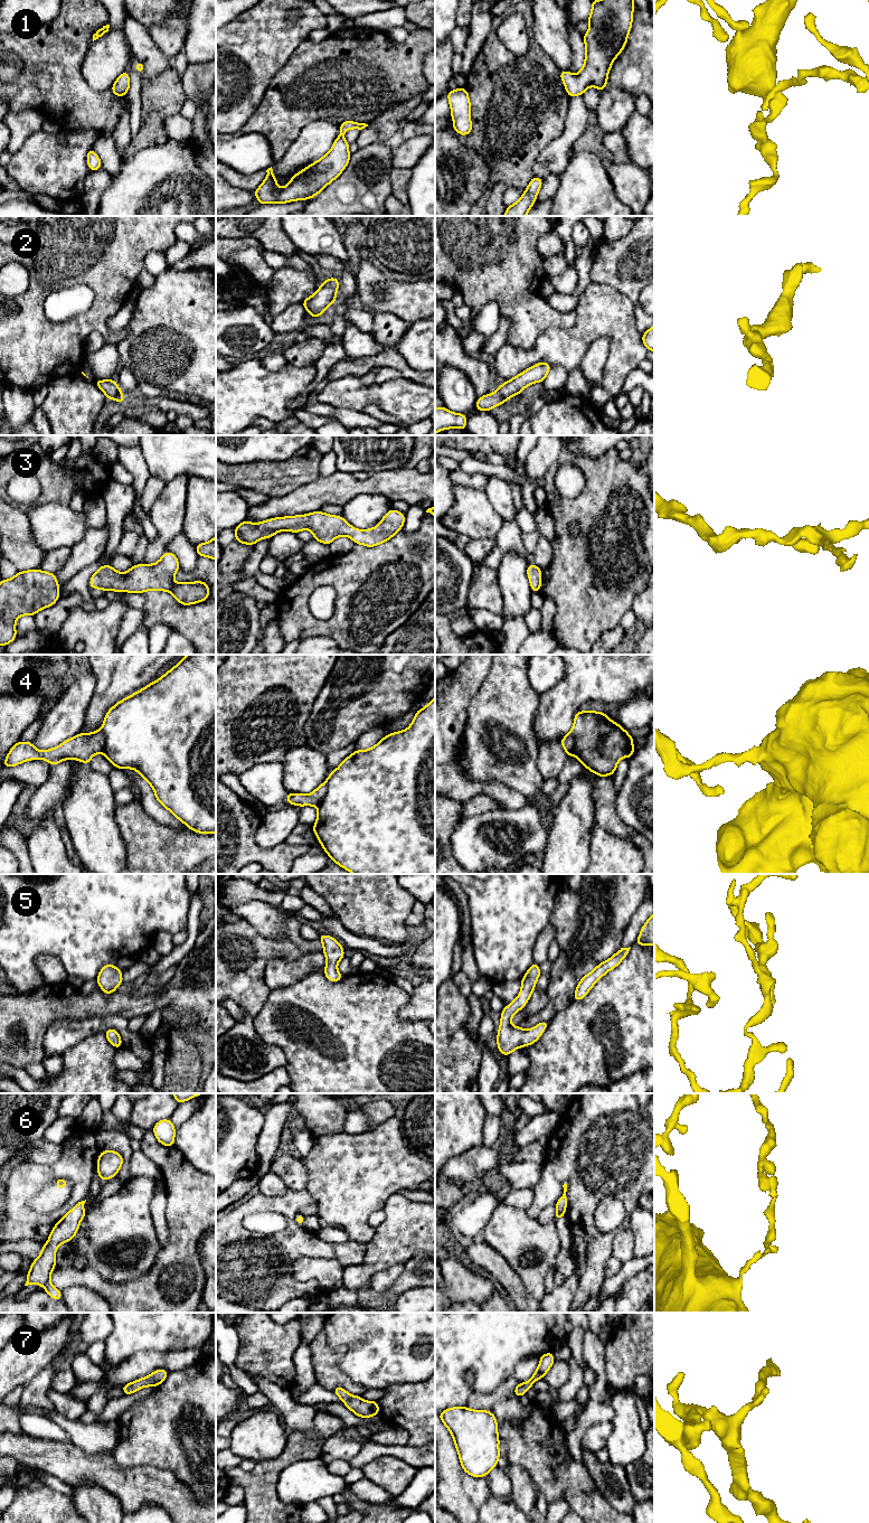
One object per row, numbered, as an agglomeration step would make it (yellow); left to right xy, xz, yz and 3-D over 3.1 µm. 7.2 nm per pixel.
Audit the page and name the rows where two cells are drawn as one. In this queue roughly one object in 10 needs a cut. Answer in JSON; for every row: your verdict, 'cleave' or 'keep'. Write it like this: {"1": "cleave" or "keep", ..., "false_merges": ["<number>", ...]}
{"1": "keep", "2": "keep", "3": "keep", "4": "cleave", "5": "keep", "6": "keep", "7": "keep", "false_merges": ["4"]}

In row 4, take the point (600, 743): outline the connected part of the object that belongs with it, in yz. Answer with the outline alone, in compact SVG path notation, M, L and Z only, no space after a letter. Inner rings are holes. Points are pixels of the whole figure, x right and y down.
M578 711L575 714L574 725L566 736L575 740L572 755L577 758L586 769L598 777L608 777L615 773L618 761L634 754L633 737L618 723L605 715L605 712Z

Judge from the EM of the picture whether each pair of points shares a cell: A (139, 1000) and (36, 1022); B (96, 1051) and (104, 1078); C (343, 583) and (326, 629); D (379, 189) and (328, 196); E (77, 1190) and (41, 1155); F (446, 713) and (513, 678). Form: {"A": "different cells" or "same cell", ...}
{"A": "same cell", "B": "same cell", "C": "same cell", "D": "same cell", "E": "different cells", "F": "different cells"}

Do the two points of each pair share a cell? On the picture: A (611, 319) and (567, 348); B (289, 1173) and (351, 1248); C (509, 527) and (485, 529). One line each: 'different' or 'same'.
A: same
B: different
C: different

